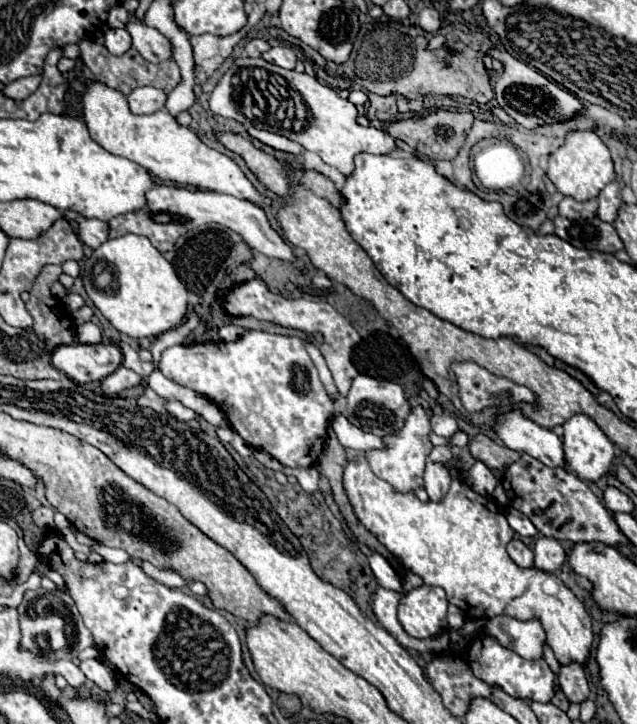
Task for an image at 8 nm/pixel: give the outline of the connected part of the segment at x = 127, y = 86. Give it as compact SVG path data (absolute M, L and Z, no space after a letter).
M82 40L80 52L82 52L84 64L92 70L96 80L104 82L106 86L110 86L114 90L120 90L122 94L130 94L134 88L140 88L140 86L154 86L154 88L160 88L164 92L170 92L180 82L180 72L178 72L178 66L174 60L152 64L152 62L146 62L134 48L130 48L122 56L112 56L104 44L98 44L92 40Z

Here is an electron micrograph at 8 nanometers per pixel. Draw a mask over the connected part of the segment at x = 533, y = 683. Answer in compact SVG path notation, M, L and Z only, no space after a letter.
M480 636L474 640L474 644L468 650L468 664L472 672L484 680L486 684L500 686L506 694L516 696L516 698L528 698L534 702L550 702L554 696L554 686L556 686L556 676L548 668L544 660L524 660L522 656L514 654L512 650L500 646L496 640L490 636Z

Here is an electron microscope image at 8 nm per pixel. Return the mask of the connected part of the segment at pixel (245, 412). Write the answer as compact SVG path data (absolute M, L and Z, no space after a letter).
M246 330L236 342L208 342L208 344L190 344L190 346L170 346L162 352L160 372L170 380L188 386L208 398L224 412L232 430L236 430L244 442L252 448L266 450L280 464L290 468L314 466L324 450L326 426L334 416L334 404L326 394L318 370L300 338L290 338L282 334L268 334L260 330Z

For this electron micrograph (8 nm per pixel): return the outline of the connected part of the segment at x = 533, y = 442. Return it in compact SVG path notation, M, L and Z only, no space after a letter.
M510 410L502 414L494 430L510 450L526 452L550 468L566 470L562 440L552 430L526 420L520 410Z

